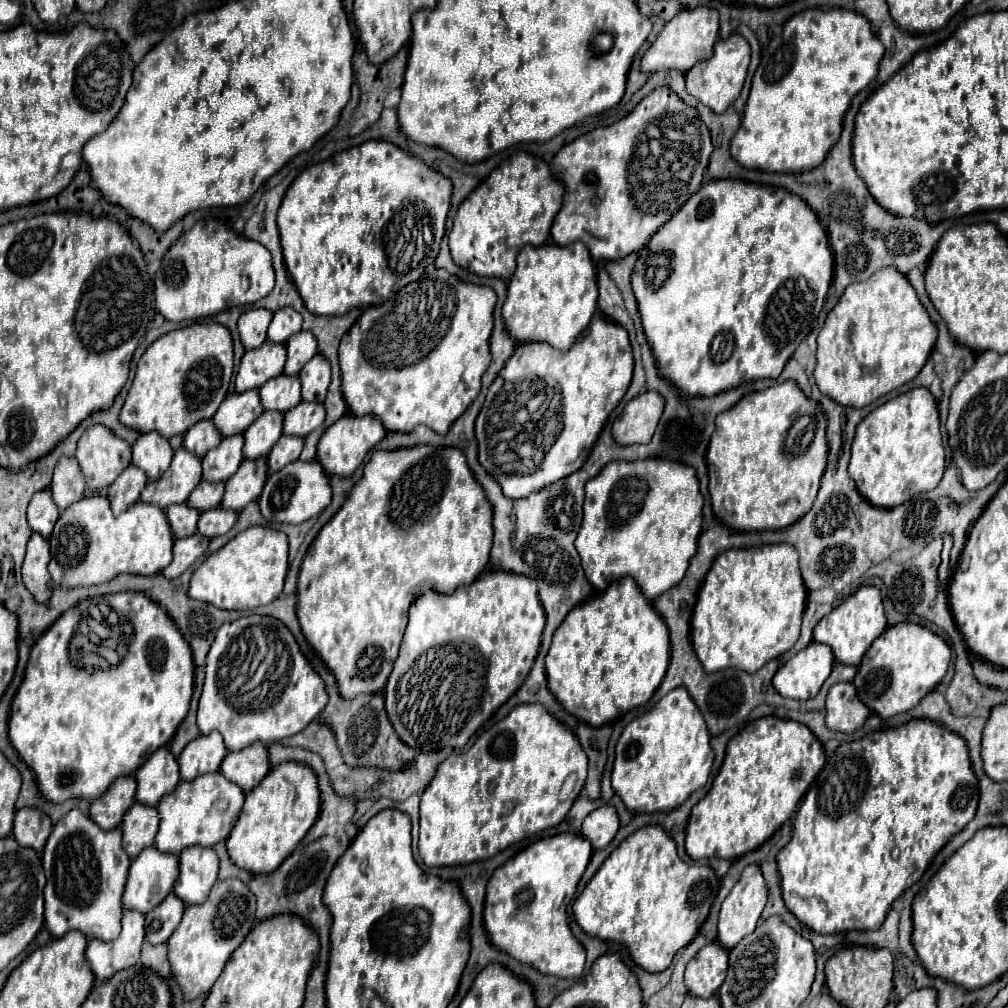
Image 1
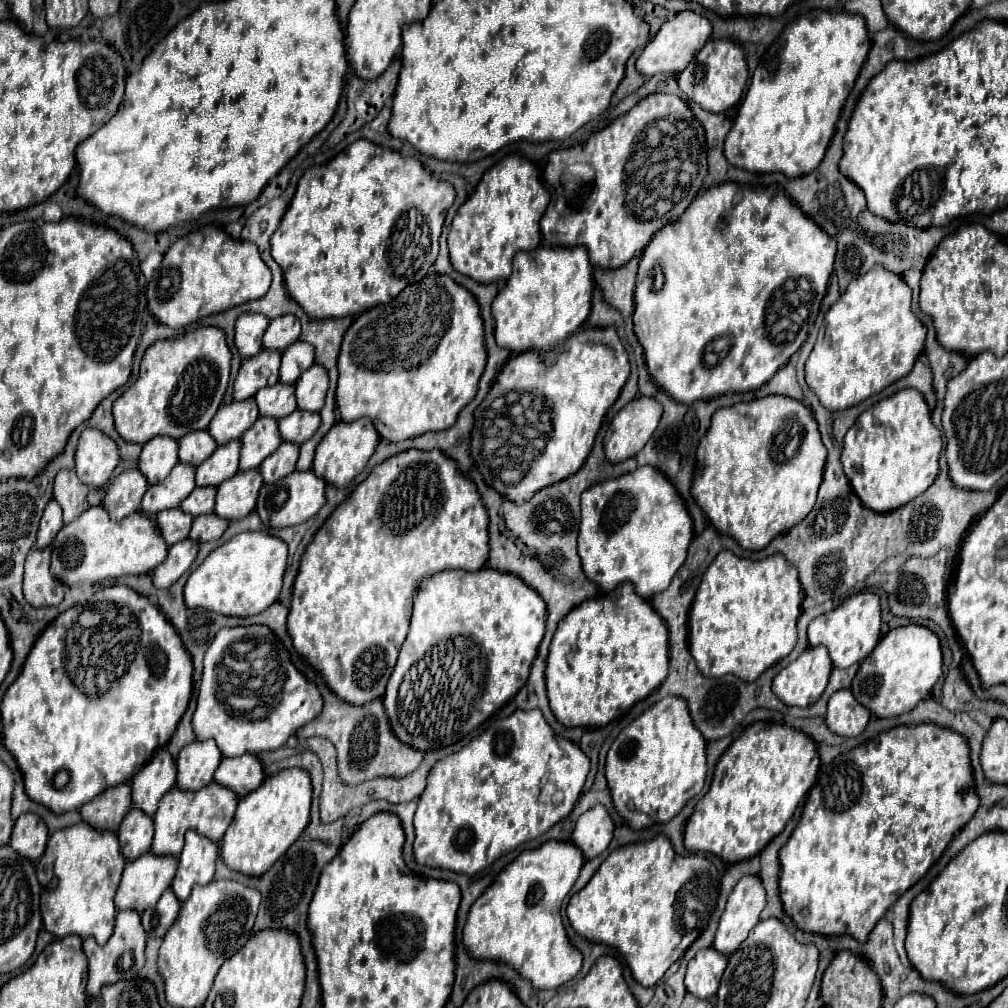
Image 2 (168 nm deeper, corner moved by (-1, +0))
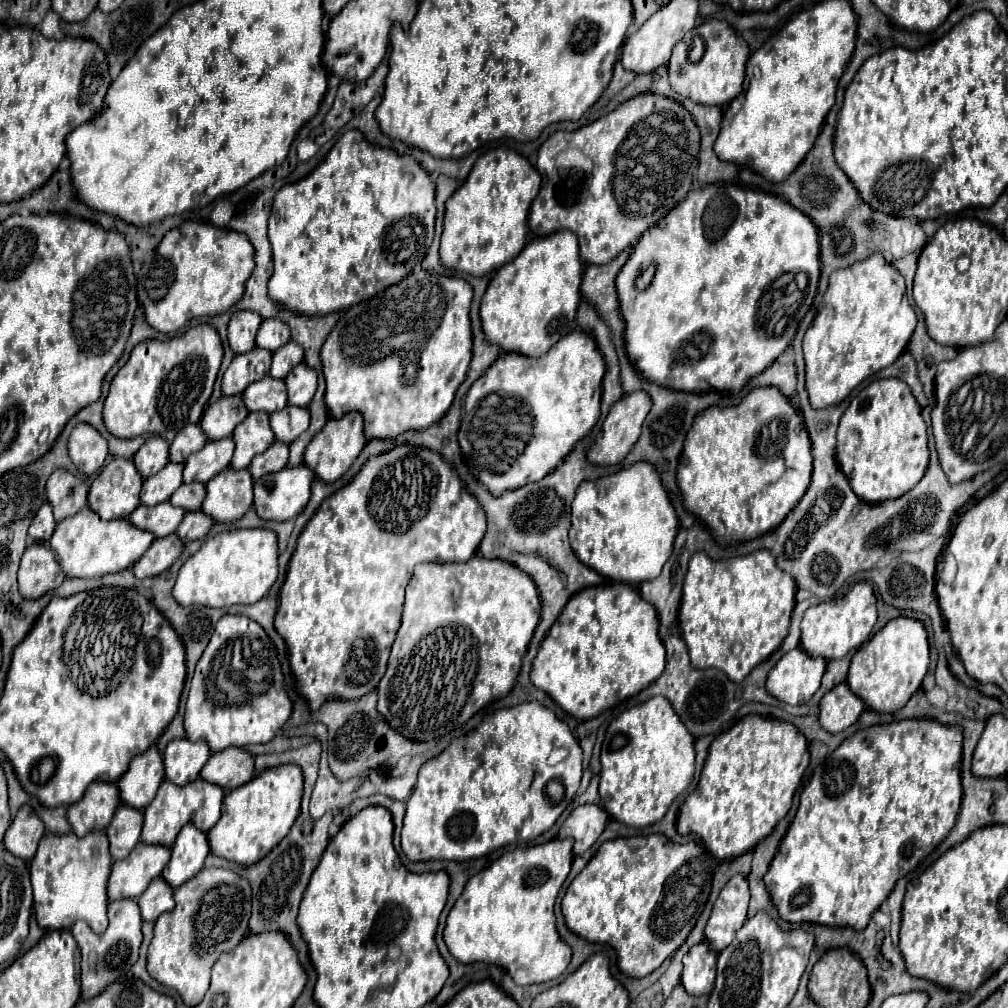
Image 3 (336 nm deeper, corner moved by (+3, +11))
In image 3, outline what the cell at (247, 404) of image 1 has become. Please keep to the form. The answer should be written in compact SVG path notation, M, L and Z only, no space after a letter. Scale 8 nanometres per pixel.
M222 395L218 401L208 405L208 409L202 415L200 427L204 429L210 441L224 439L232 435L234 427L240 421L244 421L246 415L248 415L248 409L242 401L242 395L230 395L230 397Z

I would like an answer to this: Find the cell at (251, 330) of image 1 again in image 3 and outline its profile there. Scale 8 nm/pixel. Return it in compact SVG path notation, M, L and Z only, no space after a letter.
M248 309L232 313L228 323L228 341L236 355L248 353L250 349L256 347L256 331L260 323L262 323L262 317Z

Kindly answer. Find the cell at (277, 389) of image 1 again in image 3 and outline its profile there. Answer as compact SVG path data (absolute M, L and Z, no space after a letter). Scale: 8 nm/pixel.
M264 377L256 383L252 383L244 393L244 403L250 411L266 411L274 413L278 409L284 409L288 403L286 397L286 385L282 379Z

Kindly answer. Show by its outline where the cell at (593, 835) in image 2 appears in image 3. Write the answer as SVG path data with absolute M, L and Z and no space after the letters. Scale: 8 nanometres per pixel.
M580 805L572 809L572 813L566 817L566 821L560 827L558 837L574 839L574 855L582 855L588 851L594 841L602 835L608 823L608 813L598 805Z

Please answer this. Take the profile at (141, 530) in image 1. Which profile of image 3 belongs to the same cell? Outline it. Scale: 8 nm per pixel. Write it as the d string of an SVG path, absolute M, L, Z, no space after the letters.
M84 507L80 513L74 513L56 525L50 549L56 553L56 559L68 577L92 579L132 567L148 551L152 541L152 533L134 527L128 519L102 521L96 511Z

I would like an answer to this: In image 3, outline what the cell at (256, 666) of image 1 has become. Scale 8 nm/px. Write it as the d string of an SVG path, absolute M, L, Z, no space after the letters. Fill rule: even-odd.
M244 615L220 617L192 677L184 717L186 737L190 741L204 739L212 753L230 745L246 747L252 743L268 743L290 715L292 699L286 691L276 647L266 631ZM244 657L248 657L248 663Z

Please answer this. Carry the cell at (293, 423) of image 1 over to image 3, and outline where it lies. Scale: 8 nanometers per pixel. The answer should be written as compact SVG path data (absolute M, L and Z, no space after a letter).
M286 405L284 409L270 415L272 431L278 441L292 443L298 435L302 435L310 425L310 411L306 407Z

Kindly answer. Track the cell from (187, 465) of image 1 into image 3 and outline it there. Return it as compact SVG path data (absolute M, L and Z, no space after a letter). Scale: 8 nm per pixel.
M168 463L160 473L144 479L140 503L156 505L160 501L170 499L170 495L182 485L182 469L182 463Z

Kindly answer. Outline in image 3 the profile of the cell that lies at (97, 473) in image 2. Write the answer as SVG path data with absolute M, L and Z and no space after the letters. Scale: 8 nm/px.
M78 423L70 433L68 453L80 473L92 475L102 469L108 455L108 443L90 423Z

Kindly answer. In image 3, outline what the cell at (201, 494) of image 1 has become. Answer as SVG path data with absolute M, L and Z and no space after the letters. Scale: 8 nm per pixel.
M190 483L190 485L180 485L178 491L170 497L170 503L176 507L182 507L186 511L200 509L206 497L206 485L204 483Z

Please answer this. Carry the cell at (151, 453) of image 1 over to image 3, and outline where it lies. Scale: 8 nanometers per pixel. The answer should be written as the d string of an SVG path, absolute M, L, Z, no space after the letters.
M152 437L136 451L134 465L144 479L156 475L168 463L168 445L164 437Z

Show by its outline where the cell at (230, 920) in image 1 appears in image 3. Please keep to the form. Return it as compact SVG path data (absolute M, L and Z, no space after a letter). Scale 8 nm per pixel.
M202 869L174 891L174 901L176 907L162 913L154 925L154 939L148 949L148 973L164 987L178 991L188 1007L194 1007L208 991L212 963L248 935L252 889L248 879L230 869Z

